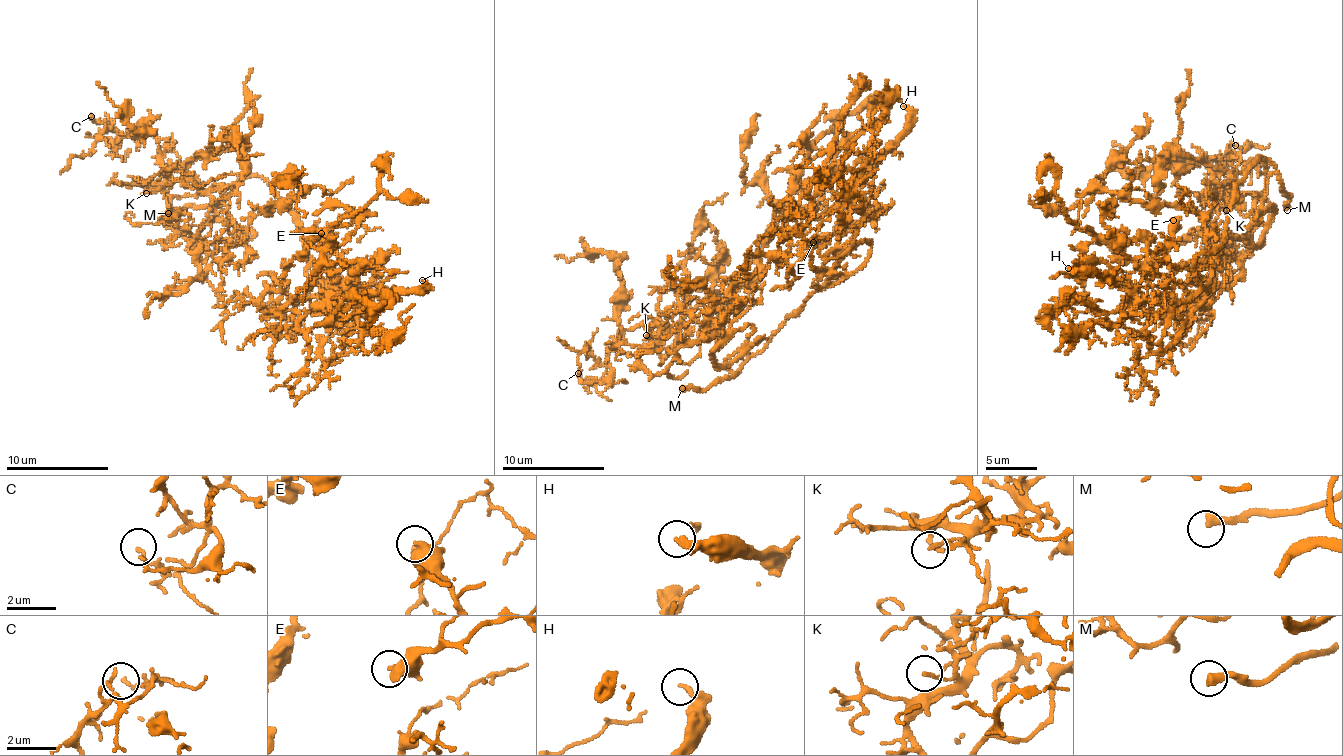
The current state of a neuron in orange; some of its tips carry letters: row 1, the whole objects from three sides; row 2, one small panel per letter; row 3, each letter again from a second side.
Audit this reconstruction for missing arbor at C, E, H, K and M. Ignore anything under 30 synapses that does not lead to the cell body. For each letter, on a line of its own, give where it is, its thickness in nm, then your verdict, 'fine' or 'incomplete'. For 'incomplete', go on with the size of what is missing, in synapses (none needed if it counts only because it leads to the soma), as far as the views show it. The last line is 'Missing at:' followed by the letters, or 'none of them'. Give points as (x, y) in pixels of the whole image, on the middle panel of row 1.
C: place (578, 373); calibre 100 nm; fine
E: place (813, 242); calibre 480 nm; fine
H: place (903, 106); calibre 190 nm; fine
K: place (646, 335); calibre 120 nm; incomplete; 40 synapses
M: place (682, 388); calibre 360 nm; incomplete
Missing at: K, M

